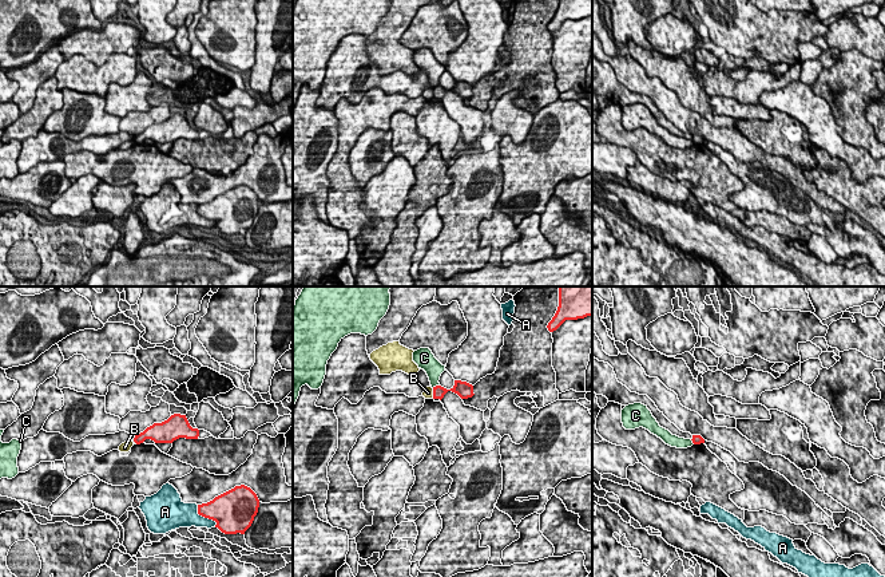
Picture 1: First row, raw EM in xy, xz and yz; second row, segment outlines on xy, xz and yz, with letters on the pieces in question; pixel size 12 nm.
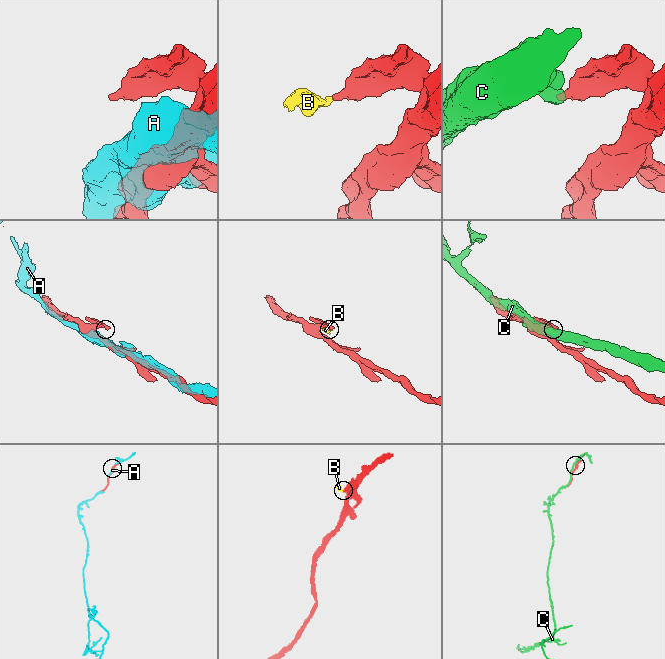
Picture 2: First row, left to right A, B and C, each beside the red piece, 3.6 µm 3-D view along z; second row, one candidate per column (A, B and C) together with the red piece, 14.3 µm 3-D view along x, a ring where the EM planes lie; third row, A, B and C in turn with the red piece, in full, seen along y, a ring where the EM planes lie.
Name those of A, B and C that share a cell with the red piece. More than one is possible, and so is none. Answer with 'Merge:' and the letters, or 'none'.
Merge: none

